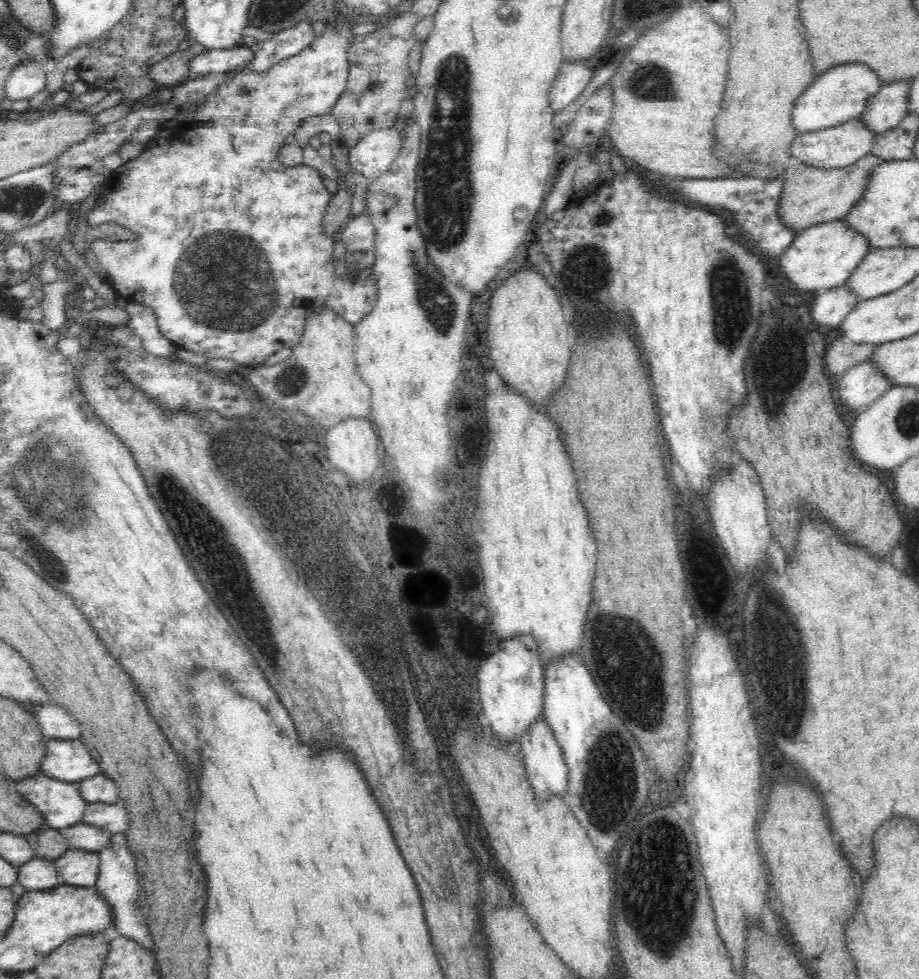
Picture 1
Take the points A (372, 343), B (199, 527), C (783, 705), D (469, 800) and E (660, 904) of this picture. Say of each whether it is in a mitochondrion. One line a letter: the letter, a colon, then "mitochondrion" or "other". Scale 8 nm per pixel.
A: other
B: mitochondrion
C: mitochondrion
D: other
E: mitochondrion

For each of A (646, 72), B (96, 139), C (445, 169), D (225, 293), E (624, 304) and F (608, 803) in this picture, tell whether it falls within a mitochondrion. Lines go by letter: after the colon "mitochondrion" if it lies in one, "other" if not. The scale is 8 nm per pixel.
A: mitochondrion
B: other
C: mitochondrion
D: mitochondrion
E: other
F: mitochondrion

